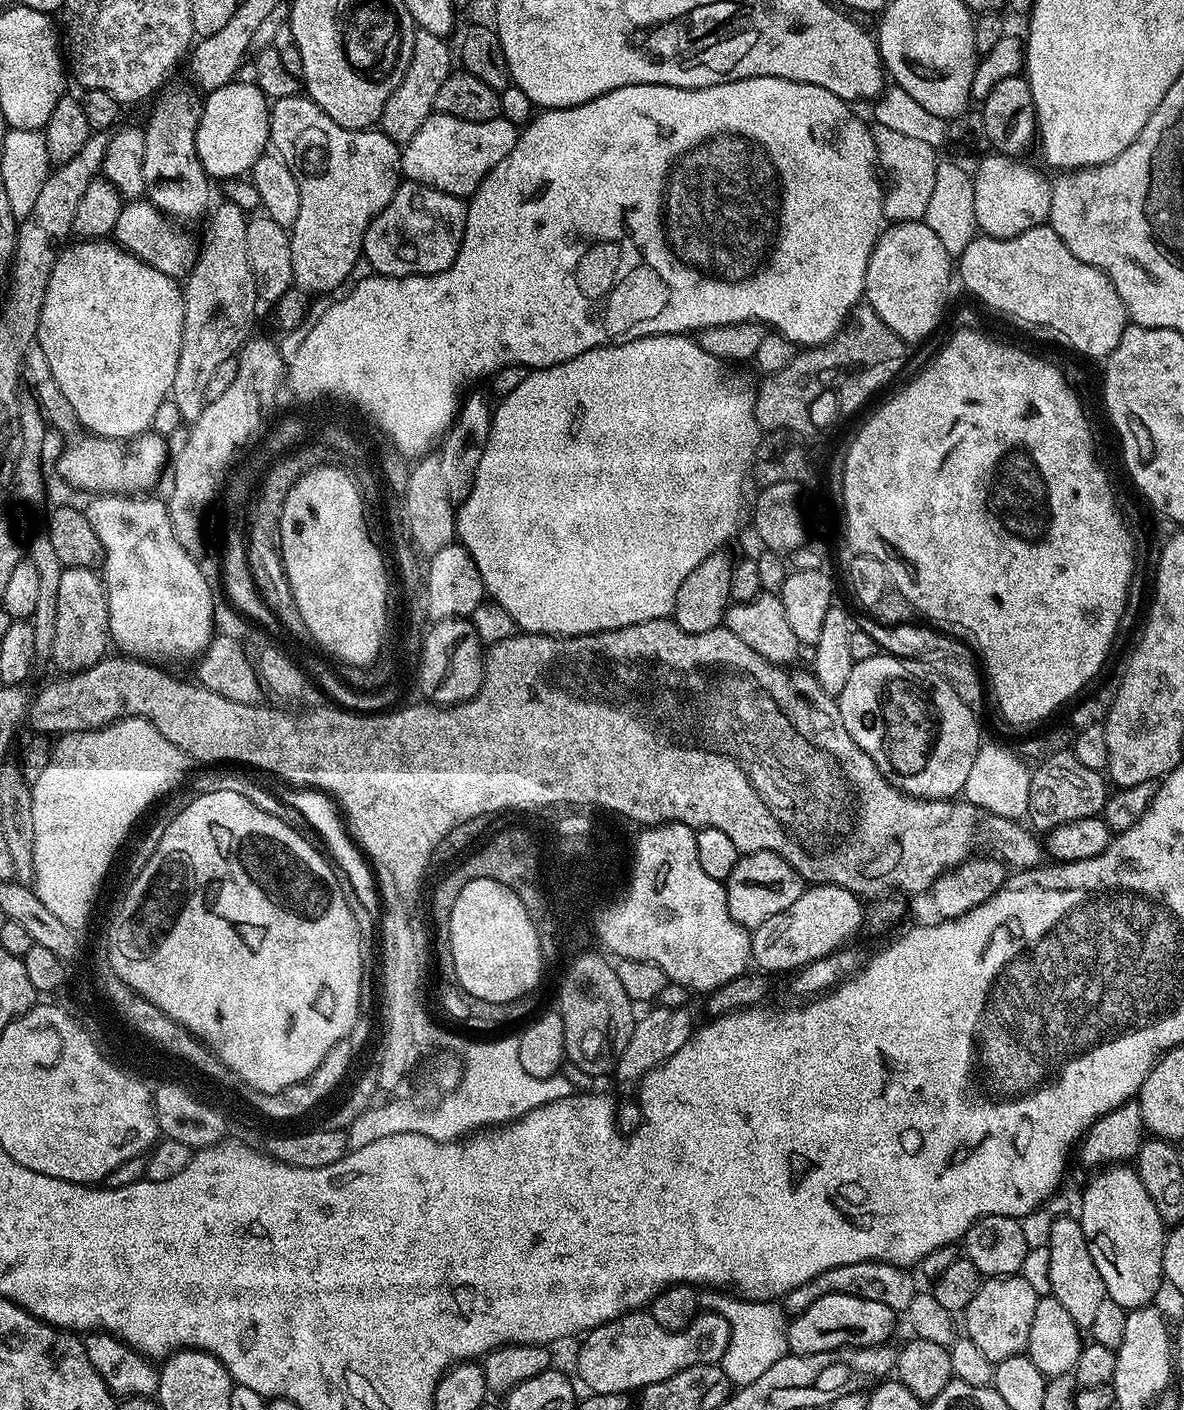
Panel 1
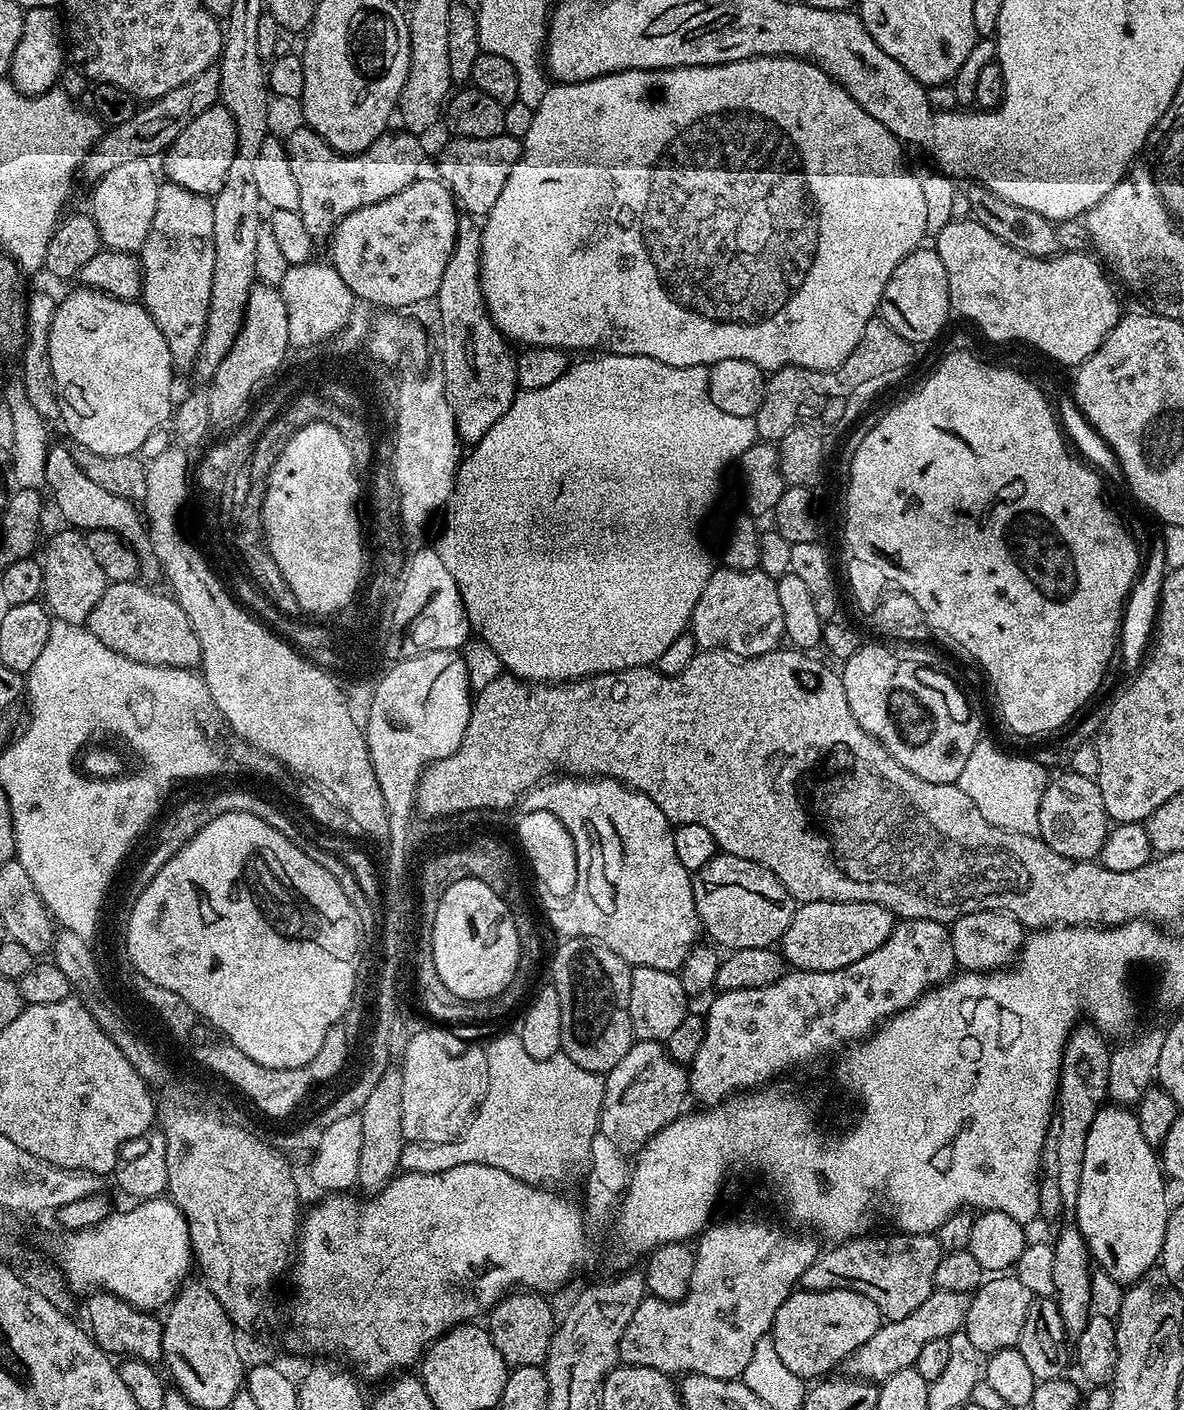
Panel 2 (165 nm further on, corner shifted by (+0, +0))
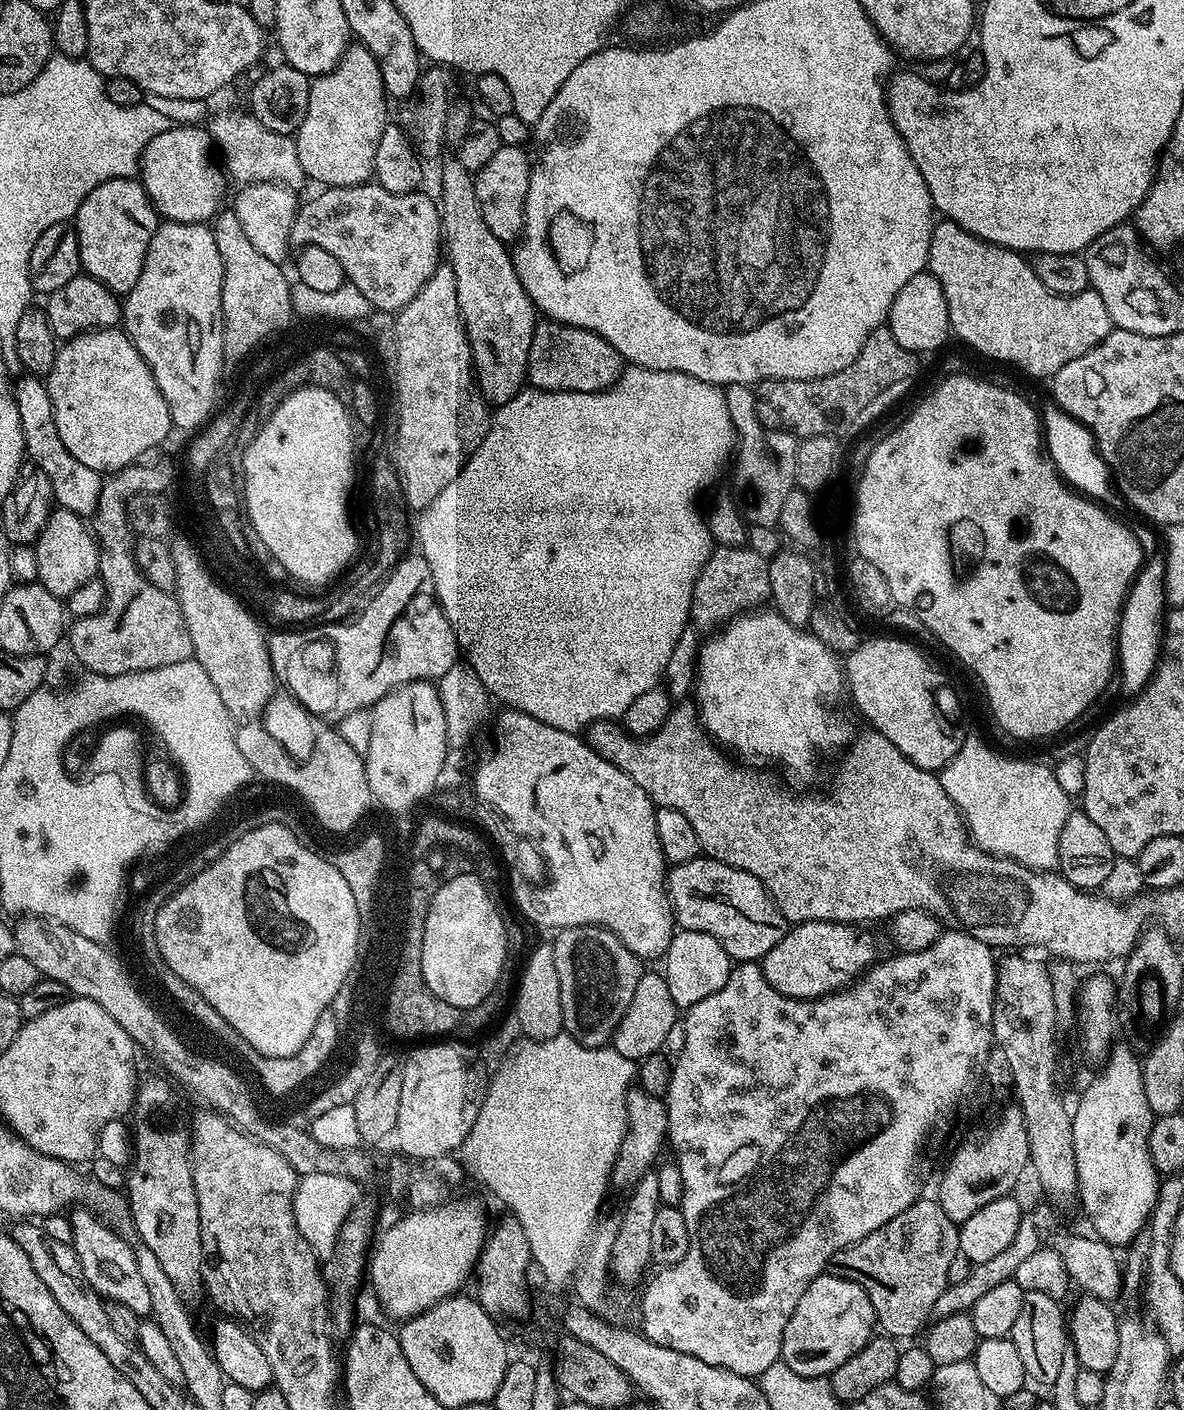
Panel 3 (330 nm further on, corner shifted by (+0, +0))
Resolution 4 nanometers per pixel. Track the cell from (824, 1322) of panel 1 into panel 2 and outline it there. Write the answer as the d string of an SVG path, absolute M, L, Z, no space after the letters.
M826 1290L825 1292L793 1291L791 1296L778 1306L778 1314L770 1333L774 1350L790 1374L801 1378L820 1378L843 1360L858 1346L870 1342L879 1330L882 1317L878 1306L854 1290Z

